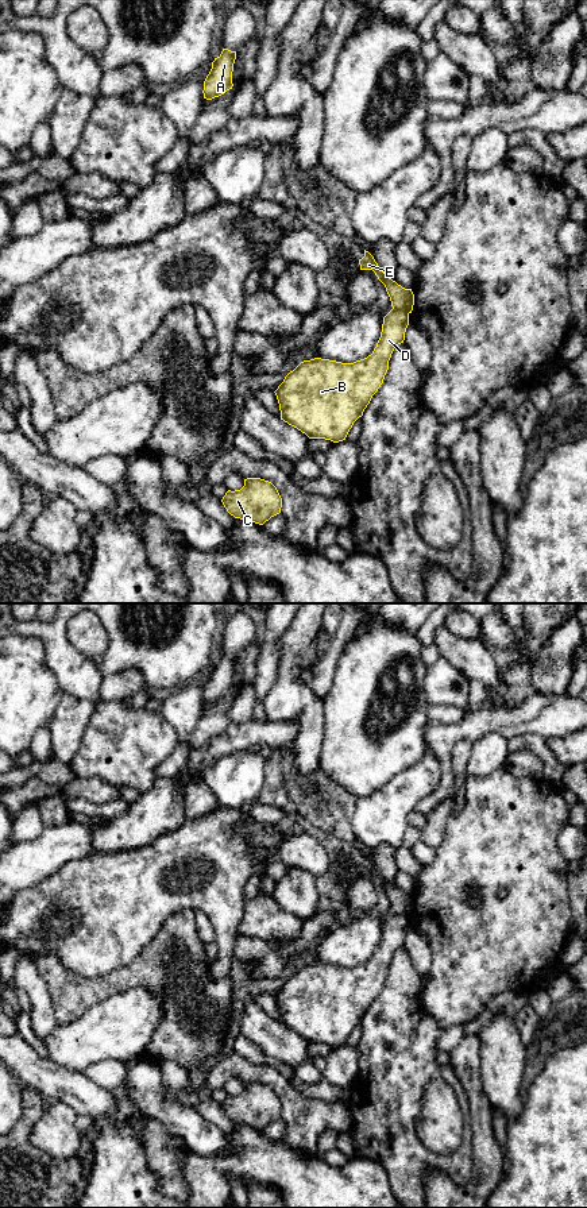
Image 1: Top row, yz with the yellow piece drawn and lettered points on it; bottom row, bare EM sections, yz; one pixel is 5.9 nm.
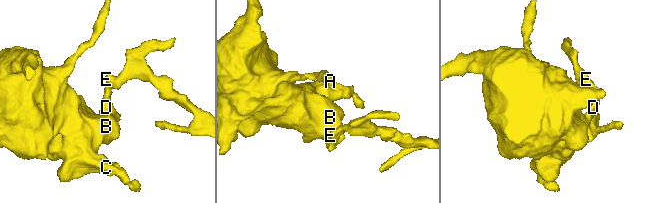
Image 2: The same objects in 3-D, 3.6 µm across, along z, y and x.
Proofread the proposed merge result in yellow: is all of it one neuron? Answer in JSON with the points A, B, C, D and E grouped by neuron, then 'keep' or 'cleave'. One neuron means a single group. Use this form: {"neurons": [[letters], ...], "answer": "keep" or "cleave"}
{"neurons": [["A", "B", "C", "D"], ["E"]], "answer": "cleave"}

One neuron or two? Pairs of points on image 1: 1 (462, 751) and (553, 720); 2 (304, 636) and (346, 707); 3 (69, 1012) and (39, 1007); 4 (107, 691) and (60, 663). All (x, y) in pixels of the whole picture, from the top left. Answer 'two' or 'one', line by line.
1: two
2: two
3: two
4: two

